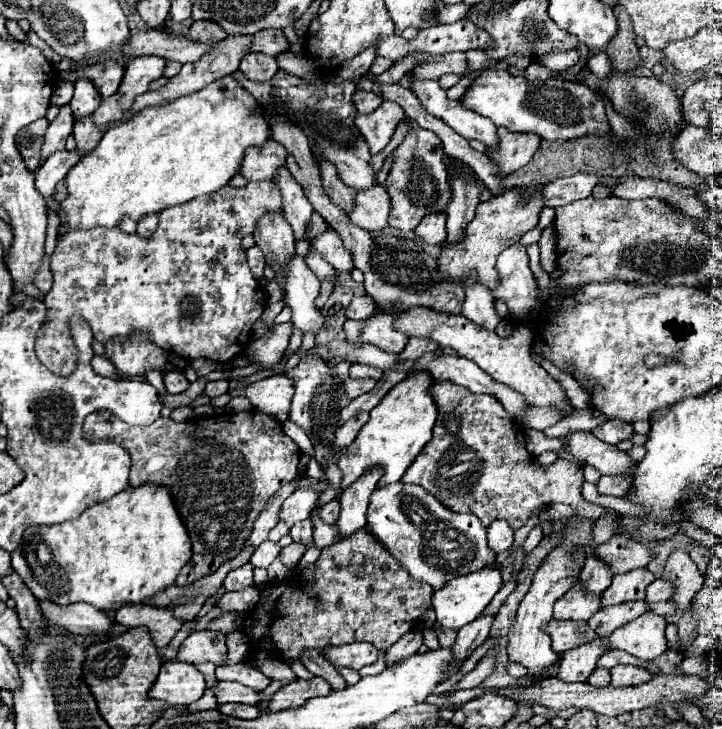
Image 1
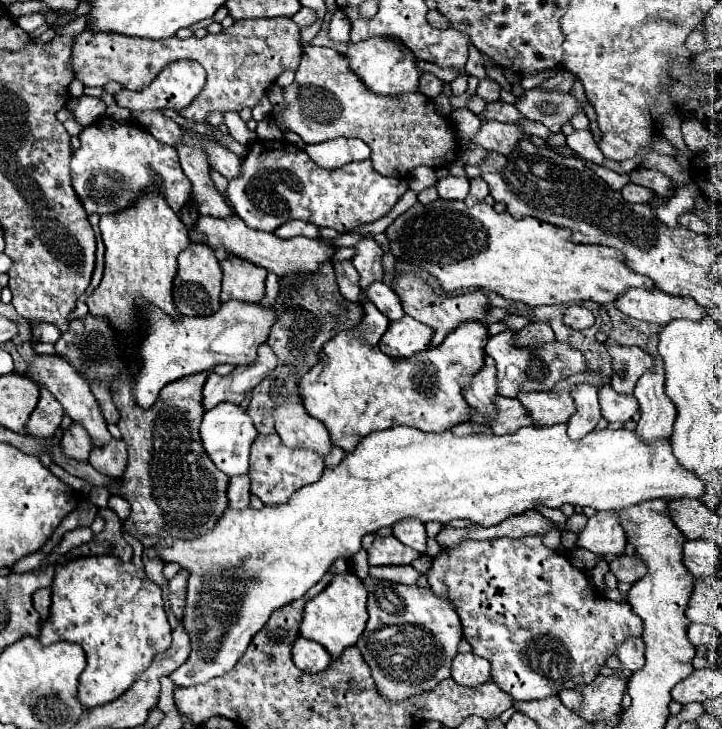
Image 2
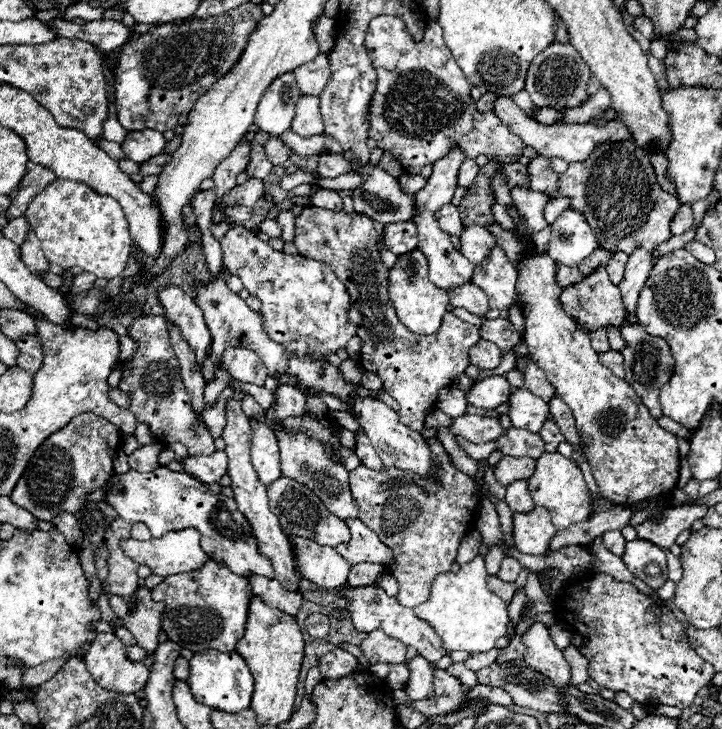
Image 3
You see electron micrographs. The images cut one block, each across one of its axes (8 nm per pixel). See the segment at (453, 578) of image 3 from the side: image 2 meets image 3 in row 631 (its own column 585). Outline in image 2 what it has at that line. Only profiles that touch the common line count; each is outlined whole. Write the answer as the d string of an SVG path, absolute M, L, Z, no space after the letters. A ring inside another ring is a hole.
M554 424L554 426L542 426L542 428L534 428L534 426L526 426L526 428L520 428L518 432L514 434L506 434L506 436L480 436L480 434L468 434L468 436L454 436L450 432L422 432L422 430L416 430L416 428L410 428L410 426L394 426L394 428L388 428L388 430L382 430L382 432L374 432L374 434L368 434L366 438L362 438L362 442L356 446L356 450L348 452L344 456L344 460L334 466L334 468L326 468L322 480L310 484L310 486L304 486L300 490L296 490L288 502L284 504L278 504L278 506L264 506L260 510L248 506L244 510L236 510L236 508L226 508L226 512L222 514L222 518L218 518L218 522L214 524L212 530L192 538L192 540L182 540L182 538L176 538L170 546L166 544L166 538L160 538L158 544L154 546L154 552L156 556L162 560L162 562L174 562L178 564L182 570L188 570L190 576L188 576L188 594L186 594L186 606L184 606L184 618L182 618L182 624L184 624L184 630L186 634L190 636L190 644L192 644L192 650L190 650L190 656L188 660L170 674L172 682L176 686L194 686L194 684L206 684L208 680L216 678L216 676L222 676L226 674L238 660L240 656L246 652L250 640L254 638L256 632L262 630L262 626L268 622L270 614L298 598L302 598L316 582L320 582L320 578L330 570L330 566L334 564L334 560L338 558L344 558L344 560L350 560L360 548L362 548L362 538L368 534L368 532L376 532L384 526L394 526L396 522L400 520L408 520L408 518L418 518L420 522L440 522L440 524L448 524L456 518L468 518L472 520L474 524L480 524L480 526L496 526L504 520L508 520L510 516L516 516L516 514L522 514L524 510L530 510L530 508L538 508L538 506L548 506L548 508L562 508L562 504L572 504L572 506L592 506L594 510L622 510L622 508L628 508L632 504L640 504L644 500L656 500L656 498L664 498L664 500L680 500L680 498L696 498L696 500L702 500L706 494L706 484L700 476L692 474L690 470L686 470L684 466L680 466L680 462L674 458L672 454L672 446L670 446L670 438L660 438L658 442L656 440L642 440L634 430L610 430L610 428L604 428L604 430L592 430L590 434L586 434L582 440L572 440L568 434L566 434L566 424Z

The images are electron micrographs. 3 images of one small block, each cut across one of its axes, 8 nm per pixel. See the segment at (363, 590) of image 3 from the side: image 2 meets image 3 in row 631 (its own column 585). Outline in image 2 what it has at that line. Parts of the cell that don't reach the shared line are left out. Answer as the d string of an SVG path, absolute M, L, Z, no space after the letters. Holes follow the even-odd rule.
M506 330L498 336L490 336L486 344L486 354L496 360L496 370L498 370L498 392L508 398L516 398L518 390L538 390L538 392L548 392L552 390L560 380L566 380L574 374L584 374L590 372L590 366L584 358L584 354L576 348L572 348L568 342L548 342L548 344L538 344L534 348L522 348L514 344L514 330ZM576 384L572 386L572 398L576 404L576 414L568 420L568 434L570 438L578 440L586 436L590 430L596 428L600 416L600 404L598 404L598 388L592 384Z

